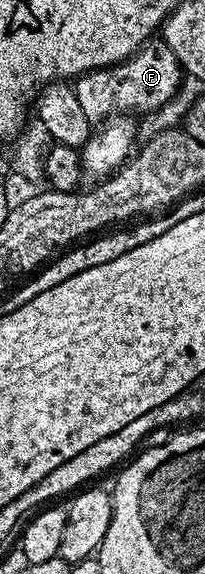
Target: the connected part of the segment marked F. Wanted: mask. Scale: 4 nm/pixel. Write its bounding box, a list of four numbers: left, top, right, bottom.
[73,40,181,124]

